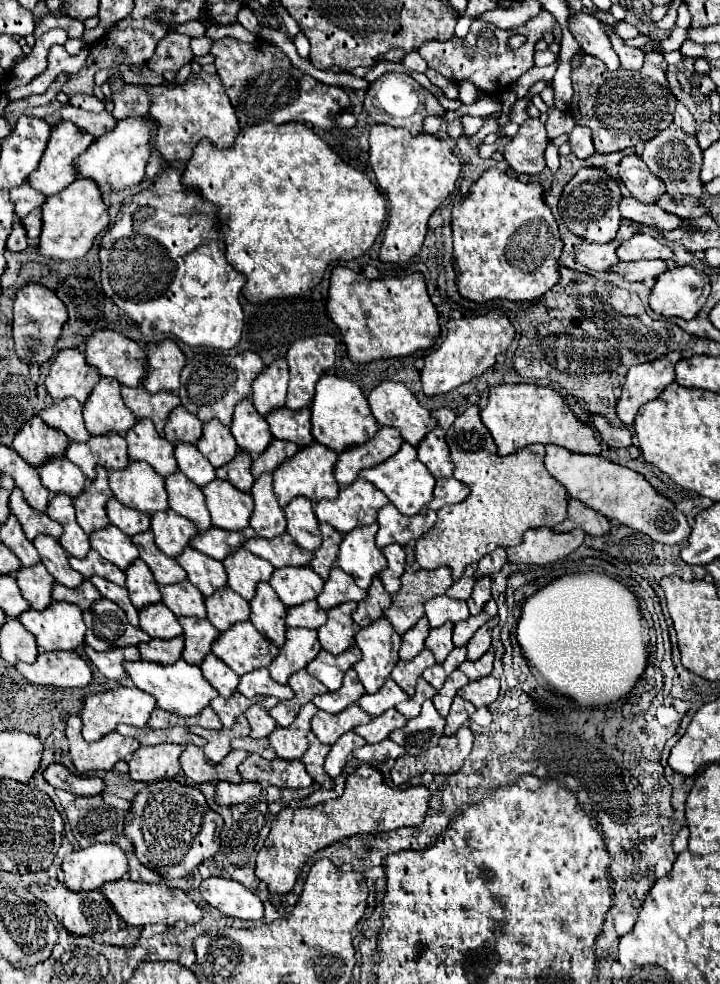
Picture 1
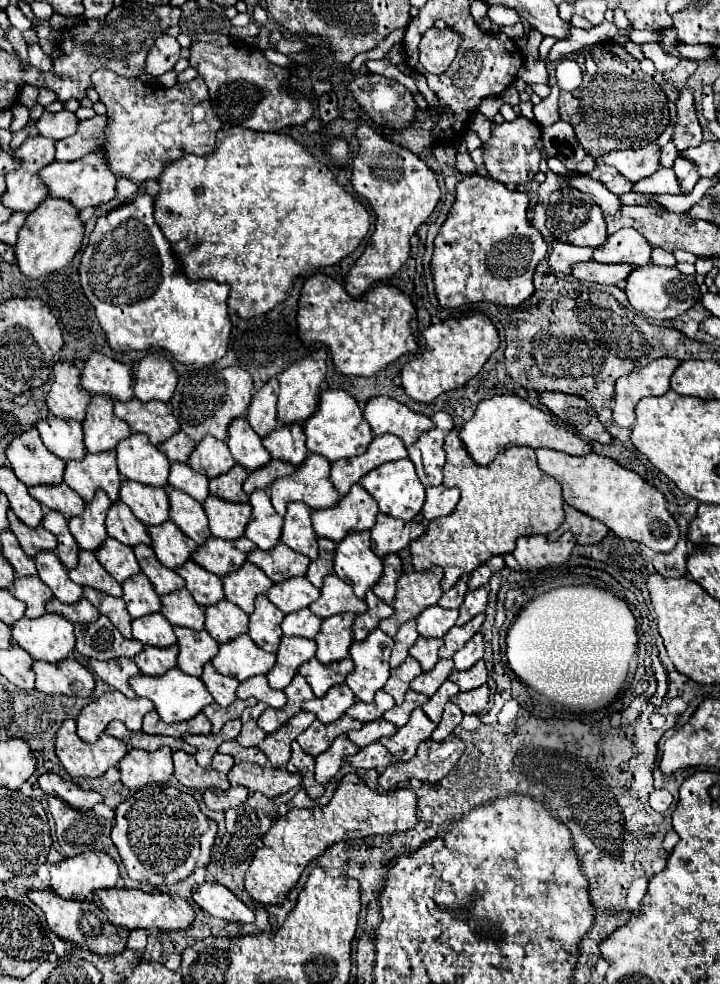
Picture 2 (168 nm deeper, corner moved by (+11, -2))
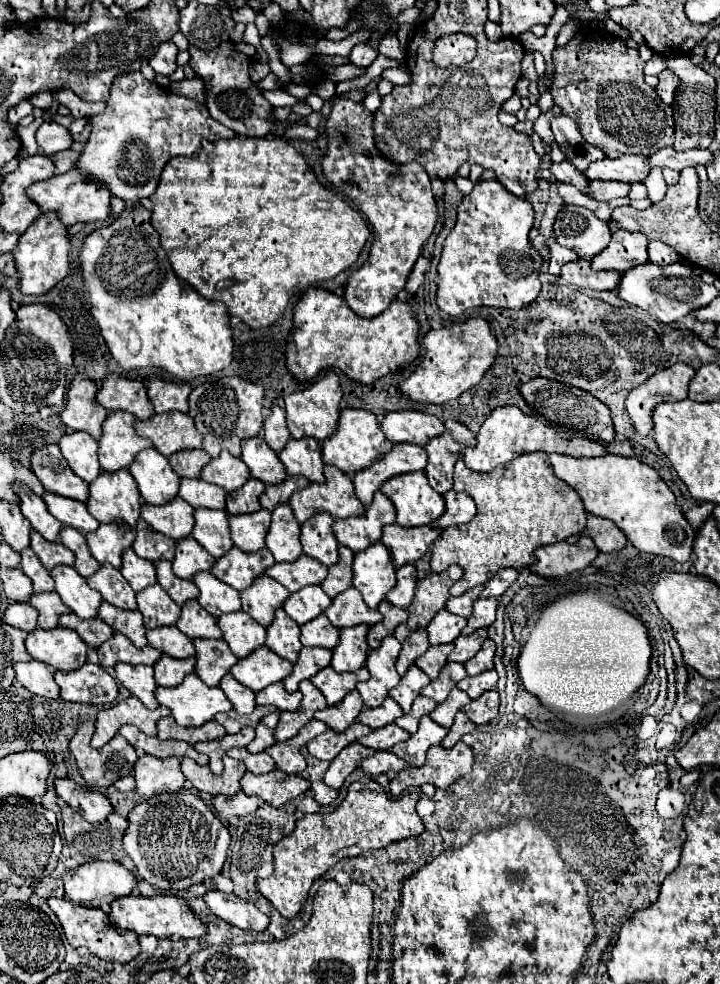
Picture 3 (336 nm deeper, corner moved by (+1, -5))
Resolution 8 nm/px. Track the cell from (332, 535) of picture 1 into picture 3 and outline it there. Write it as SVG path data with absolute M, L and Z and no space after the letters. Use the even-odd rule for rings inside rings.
M339 546L339 562L329 568L327 578L321 582L323 592L329 594L329 598L335 598L339 592L347 590L351 586L351 562L353 562L353 552L345 546Z

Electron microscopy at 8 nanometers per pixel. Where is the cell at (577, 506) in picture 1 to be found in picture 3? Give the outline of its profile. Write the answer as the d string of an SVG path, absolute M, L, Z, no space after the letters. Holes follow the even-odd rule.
M587 514L587 526L585 526L585 534L595 542L595 546L601 552L613 552L613 550L621 550L627 542L625 534L611 522L593 514Z

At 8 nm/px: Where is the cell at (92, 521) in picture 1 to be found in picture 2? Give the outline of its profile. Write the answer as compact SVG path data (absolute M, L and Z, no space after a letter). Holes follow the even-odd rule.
M97 491L93 501L85 505L85 513L69 521L69 531L81 549L97 551L109 537L105 531L105 515L109 507L111 499L103 491Z

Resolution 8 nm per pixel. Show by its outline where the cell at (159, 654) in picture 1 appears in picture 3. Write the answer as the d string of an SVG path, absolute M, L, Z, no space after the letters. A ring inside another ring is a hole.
M163 654L159 662L155 662L155 682L157 686L177 686L183 682L183 678L193 672L195 658L171 658Z

